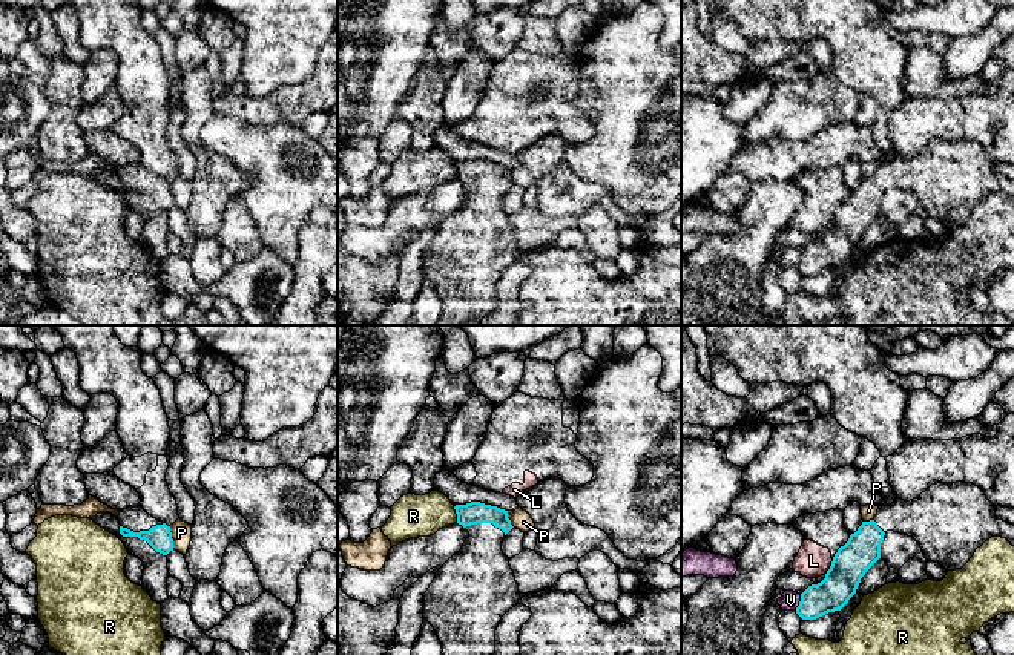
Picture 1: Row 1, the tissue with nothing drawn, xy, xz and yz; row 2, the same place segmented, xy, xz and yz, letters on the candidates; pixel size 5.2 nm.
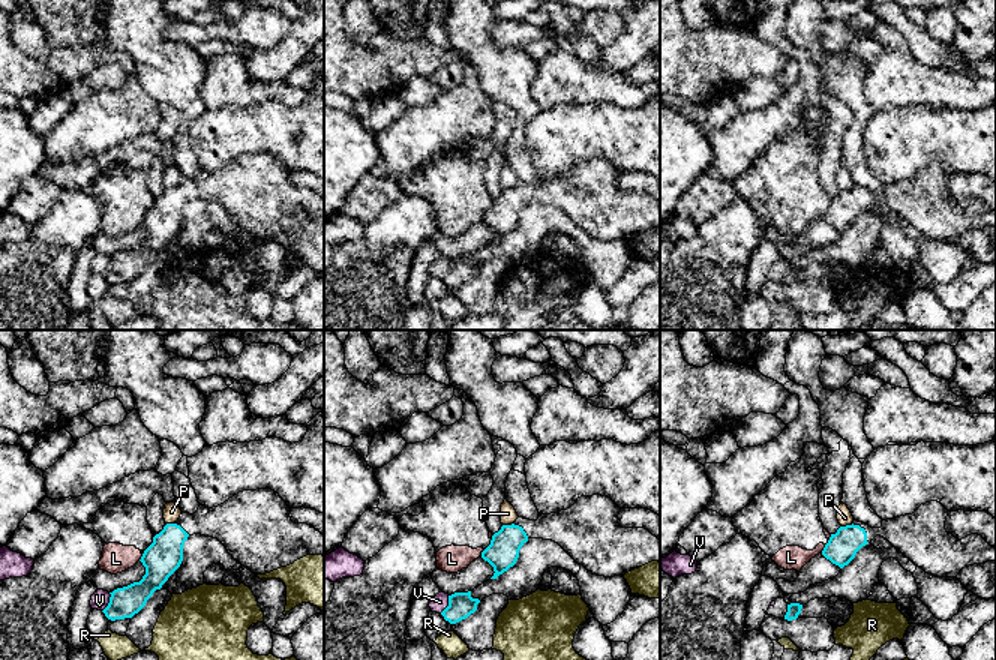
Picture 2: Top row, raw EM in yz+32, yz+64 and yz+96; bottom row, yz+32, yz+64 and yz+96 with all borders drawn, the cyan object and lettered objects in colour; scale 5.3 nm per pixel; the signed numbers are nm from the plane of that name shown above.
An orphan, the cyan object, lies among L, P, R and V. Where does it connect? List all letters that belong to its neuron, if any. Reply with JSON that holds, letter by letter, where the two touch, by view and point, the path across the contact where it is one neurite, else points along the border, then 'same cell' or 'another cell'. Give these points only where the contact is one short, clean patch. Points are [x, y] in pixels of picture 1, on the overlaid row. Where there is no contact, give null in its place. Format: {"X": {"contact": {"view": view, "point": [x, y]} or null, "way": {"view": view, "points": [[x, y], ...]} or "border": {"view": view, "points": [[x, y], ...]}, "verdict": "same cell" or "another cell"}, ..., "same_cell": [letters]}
{"L": {"contact": {"view": "yz", "point": [830, 566]}, "verdict": "another cell"}, "P": {"contact": {"view": "xy", "point": [171, 537]}, "border": {"view": "xy", "points": [[169, 526], [174, 548]]}, "verdict": "another cell"}, "R": {"contact": {"view": "xz", "point": [456, 513]}, "verdict": "another cell"}, "V": {"contact": {"view": "yz", "point": [800, 602]}, "border": {"view": "yz", "points": [[801, 594], [800, 605], [795, 609]]}, "verdict": "another cell"}, "same_cell": []}

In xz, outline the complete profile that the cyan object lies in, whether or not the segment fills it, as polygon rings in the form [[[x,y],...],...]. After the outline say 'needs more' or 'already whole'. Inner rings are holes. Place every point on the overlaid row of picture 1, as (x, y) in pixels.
[[[471,502],[454,506],[457,523],[469,537],[462,549],[437,572],[423,594],[423,618],[434,627],[442,643],[442,655],[494,655],[495,630],[502,617],[519,604],[519,584],[509,558],[502,551],[505,535],[514,528],[508,511]]] | needs more

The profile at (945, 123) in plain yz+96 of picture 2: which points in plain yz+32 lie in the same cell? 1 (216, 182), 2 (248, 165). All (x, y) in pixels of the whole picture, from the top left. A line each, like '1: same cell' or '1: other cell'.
1: other cell
2: other cell

